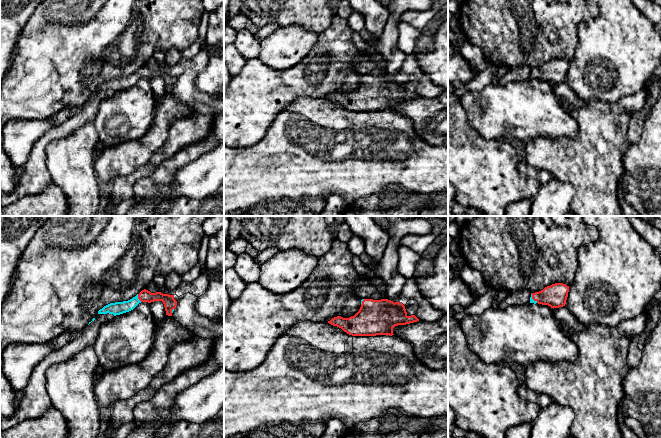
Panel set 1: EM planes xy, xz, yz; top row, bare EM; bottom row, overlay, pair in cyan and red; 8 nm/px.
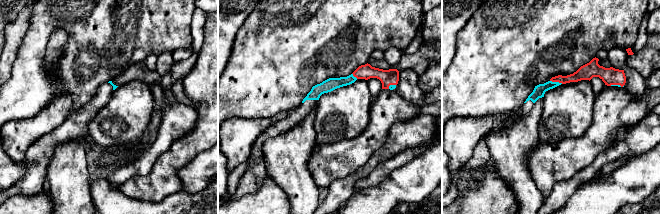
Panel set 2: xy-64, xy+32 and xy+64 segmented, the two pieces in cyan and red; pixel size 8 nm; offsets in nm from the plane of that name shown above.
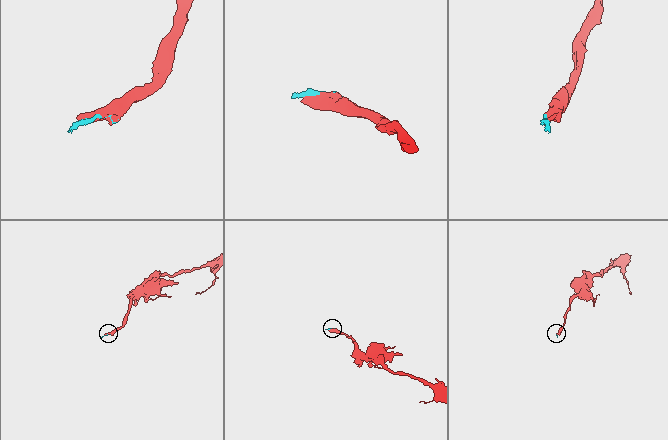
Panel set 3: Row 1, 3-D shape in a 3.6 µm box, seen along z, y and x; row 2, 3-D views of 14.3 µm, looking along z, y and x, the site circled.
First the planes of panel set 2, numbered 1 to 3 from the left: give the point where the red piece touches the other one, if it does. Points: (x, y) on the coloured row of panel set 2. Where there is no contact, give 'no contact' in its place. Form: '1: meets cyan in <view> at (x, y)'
1: no contact
2: meets cyan in xy+32 at (353, 76)
3: meets cyan in xy+64 at (556, 82)

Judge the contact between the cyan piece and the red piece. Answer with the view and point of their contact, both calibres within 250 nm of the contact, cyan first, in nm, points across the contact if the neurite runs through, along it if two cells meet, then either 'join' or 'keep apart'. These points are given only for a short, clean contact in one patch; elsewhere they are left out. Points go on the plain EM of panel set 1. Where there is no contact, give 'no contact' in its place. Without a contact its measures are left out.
xy (137, 74) | 110/100 nm | join

